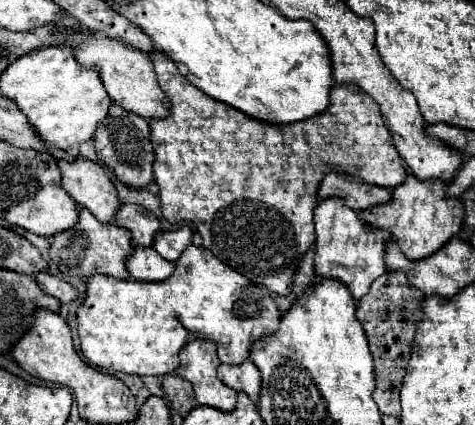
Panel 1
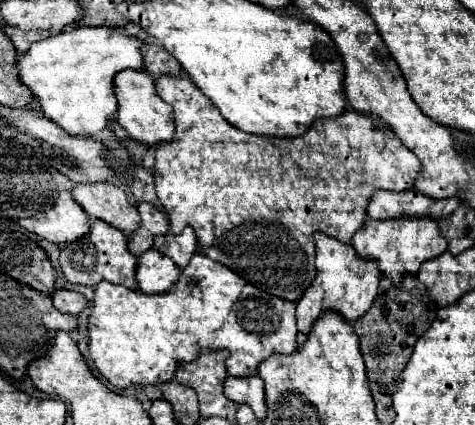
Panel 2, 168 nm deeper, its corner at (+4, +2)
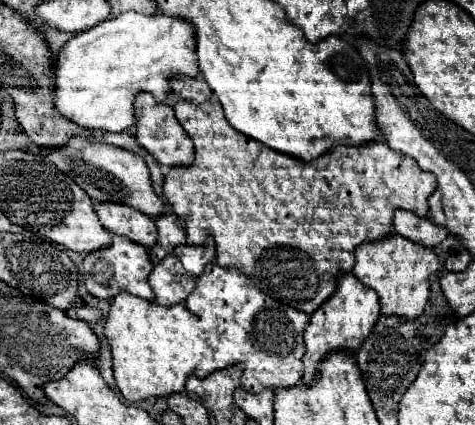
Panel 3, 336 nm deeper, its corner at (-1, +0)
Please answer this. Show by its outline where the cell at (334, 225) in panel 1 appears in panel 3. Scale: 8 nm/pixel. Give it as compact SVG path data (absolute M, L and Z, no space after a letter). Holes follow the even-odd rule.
M342 274L338 280L338 290L336 294L326 300L312 316L310 324L304 332L304 344L306 344L306 354L304 354L304 384L310 384L314 376L318 374L318 362L322 362L330 352L350 352L356 354L366 336L372 332L374 324L380 318L380 308L378 308L378 294L372 288L362 286L362 282L354 280L352 274Z

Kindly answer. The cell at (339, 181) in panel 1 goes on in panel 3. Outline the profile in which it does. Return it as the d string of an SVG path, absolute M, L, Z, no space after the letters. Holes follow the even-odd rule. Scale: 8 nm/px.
M394 212L394 232L426 248L436 248L448 236L444 228L438 228L428 218L418 218L412 212Z

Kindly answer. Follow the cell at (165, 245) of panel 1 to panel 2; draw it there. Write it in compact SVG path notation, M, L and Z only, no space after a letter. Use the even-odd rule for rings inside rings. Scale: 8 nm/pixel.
M185 228L181 234L163 234L155 238L153 244L161 254L169 256L179 268L189 264L189 258L197 252L197 238L193 228Z

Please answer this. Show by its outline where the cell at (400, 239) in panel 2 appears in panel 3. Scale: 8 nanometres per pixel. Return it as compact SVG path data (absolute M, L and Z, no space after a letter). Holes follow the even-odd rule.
M392 234L386 240L378 240L378 242L366 242L362 246L356 248L356 264L352 274L368 288L376 290L378 298L380 298L380 314L382 316L400 316L400 318L408 318L414 320L424 312L424 306L430 298L430 276L436 274L440 270L440 258L434 254L434 250L430 248L422 248L420 244L410 244L410 240L402 240L402 236Z

